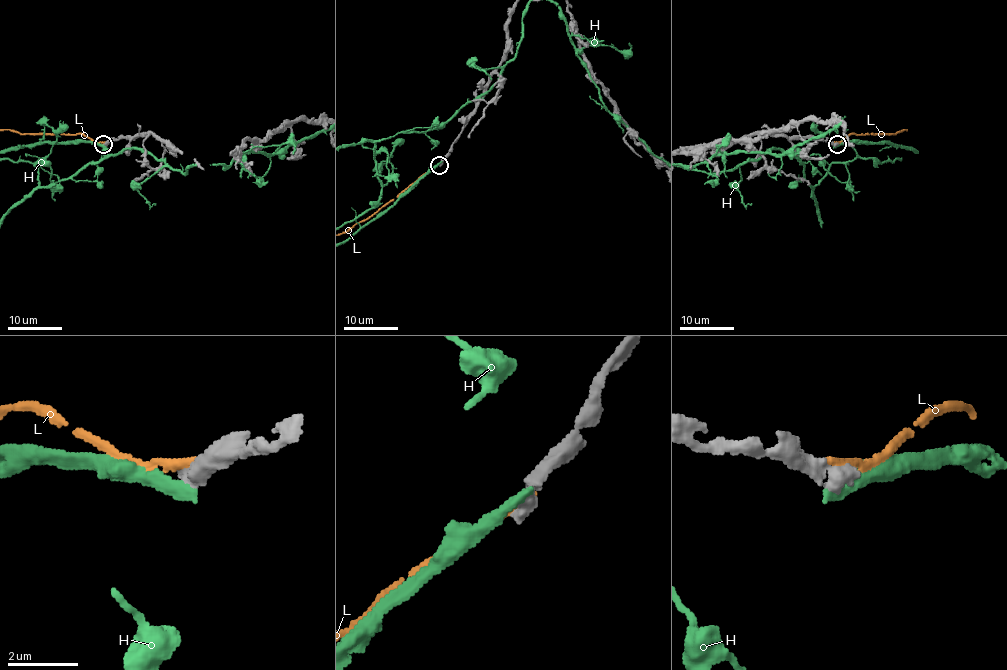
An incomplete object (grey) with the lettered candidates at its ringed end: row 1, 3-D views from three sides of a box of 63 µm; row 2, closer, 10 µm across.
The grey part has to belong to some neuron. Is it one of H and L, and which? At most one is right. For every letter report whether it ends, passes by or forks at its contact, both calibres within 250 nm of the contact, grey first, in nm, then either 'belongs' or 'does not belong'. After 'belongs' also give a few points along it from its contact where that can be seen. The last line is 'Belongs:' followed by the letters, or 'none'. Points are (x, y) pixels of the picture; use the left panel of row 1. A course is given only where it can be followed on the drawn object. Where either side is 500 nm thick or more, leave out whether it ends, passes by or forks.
H: calibres 550 and 400 nm; does not belong
L: calibres 550 and 280 nm; does not belong
Belongs: none

